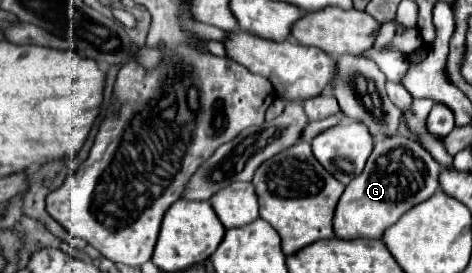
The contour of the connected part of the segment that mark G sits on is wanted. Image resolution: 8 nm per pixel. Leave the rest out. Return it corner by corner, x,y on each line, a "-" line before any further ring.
395,136
395,138
383,138
375,142
375,148
367,160
365,170
345,188
337,210
335,210
335,218
333,218
333,230
337,238
343,240
357,240
357,238
383,238
383,232
393,226
405,212
409,212
409,208
425,202
427,198
431,198
437,190
439,190
439,174
441,174
441,166
437,164
437,160
421,146
419,140
407,138
407,136

